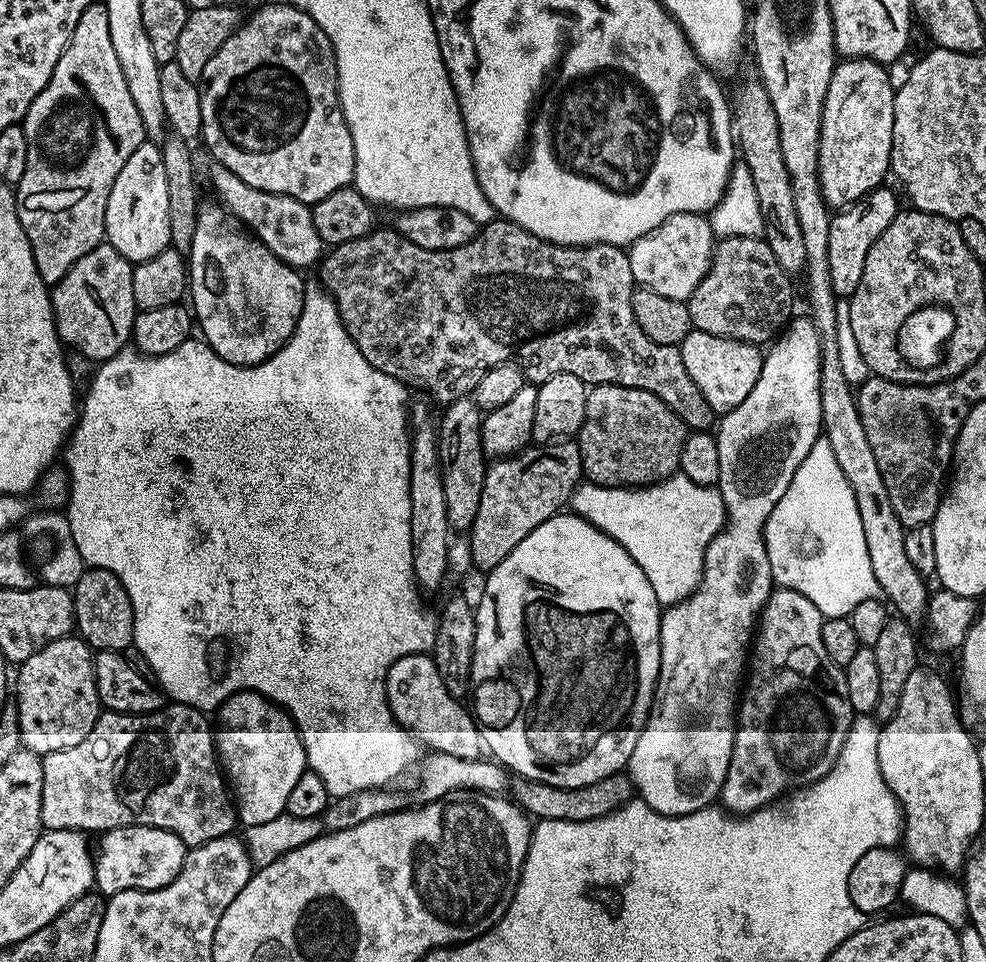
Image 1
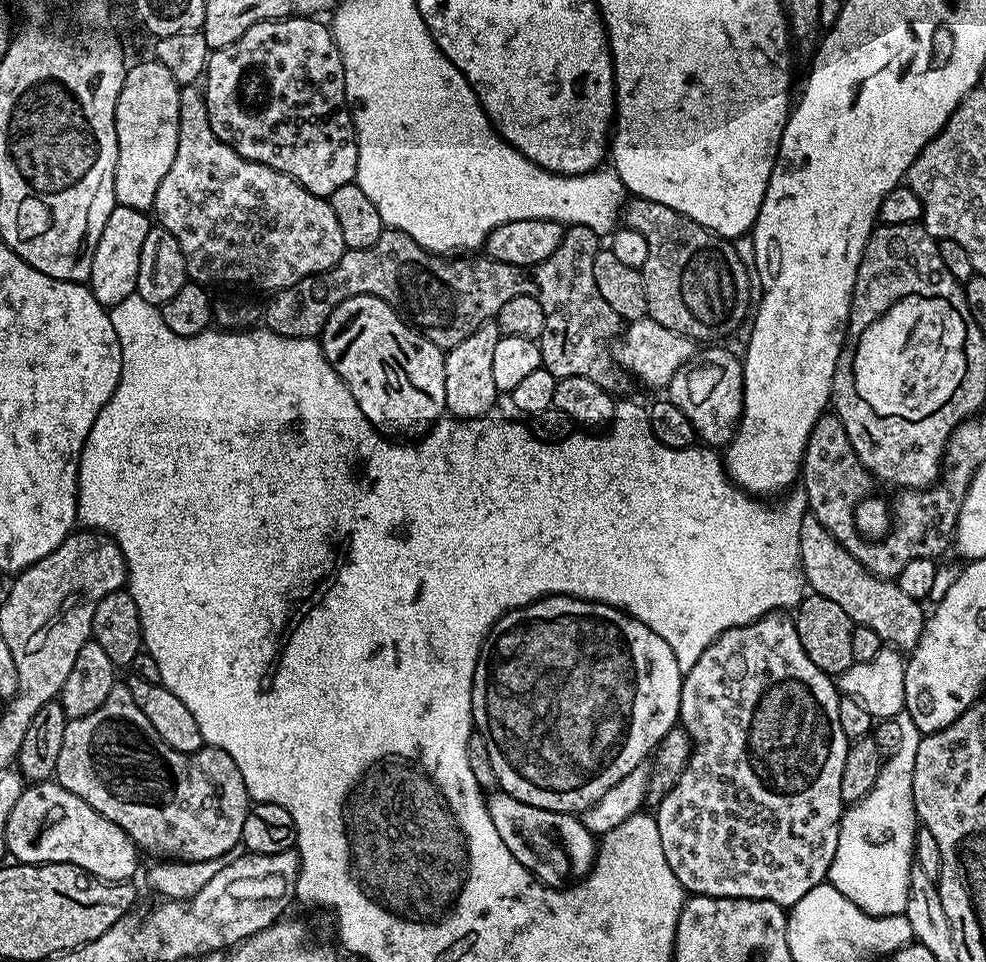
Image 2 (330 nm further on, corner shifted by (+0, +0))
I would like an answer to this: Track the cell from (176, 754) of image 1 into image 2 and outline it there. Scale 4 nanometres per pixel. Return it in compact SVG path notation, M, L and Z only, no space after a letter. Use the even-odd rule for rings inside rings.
M124 686L112 688L106 702L102 702L102 706L98 706L98 710L94 710L94 714L86 714L77 720L68 721L66 730L62 734L62 750L58 750L58 766L54 773L54 780L55 783L62 785L66 790L70 790L70 794L78 794L78 798L82 798L82 802L89 804L95 812L117 824L135 842L137 849L143 850L145 853L147 853L146 851L157 852L160 855L157 857L160 858L177 856L175 859L180 862L190 860L216 862L227 857L229 855L227 852L240 844L242 822L246 822L246 814L250 807L248 791L242 782L242 774L238 770L234 758L230 758L230 754L226 754L220 748L209 748L207 746L198 749L197 752L179 752L170 746L166 746L166 742L162 742L162 738L158 738L158 730L154 730L154 726L150 726L146 714L142 714L142 710L138 710L134 698L130 698L128 689Z

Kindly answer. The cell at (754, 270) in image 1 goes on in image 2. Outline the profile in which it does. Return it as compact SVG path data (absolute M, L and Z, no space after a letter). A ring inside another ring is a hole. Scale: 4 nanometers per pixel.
M639 198L627 201L622 220L630 230L638 230L650 246L650 254L642 269L650 319L666 326L666 330L674 330L678 335L689 336L697 342L720 342L723 336L731 337L739 330L740 324L750 314L750 282L733 241L698 226L698 222L687 220L678 210L670 210L670 206L649 204Z

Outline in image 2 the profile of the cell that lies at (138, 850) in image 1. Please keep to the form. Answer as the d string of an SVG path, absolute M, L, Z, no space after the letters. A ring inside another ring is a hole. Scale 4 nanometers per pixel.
M32 782L25 787L18 802L14 802L14 810L10 810L6 838L2 844L8 847L12 855L9 857L21 864L73 864L99 880L109 882L131 881L141 856L135 842L117 824L95 812L89 804L82 802L82 798L78 798L78 794L70 794L70 790L55 782Z

